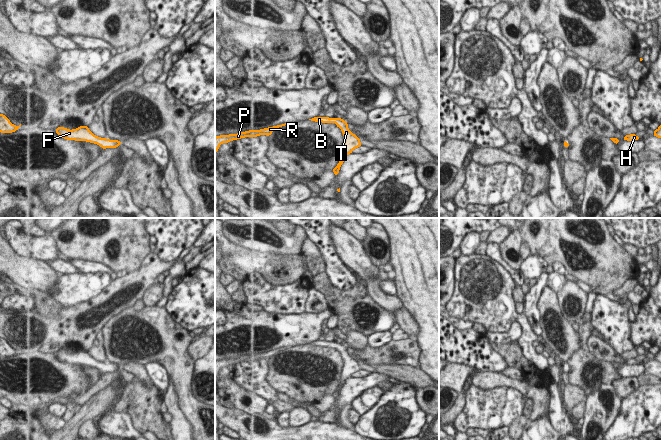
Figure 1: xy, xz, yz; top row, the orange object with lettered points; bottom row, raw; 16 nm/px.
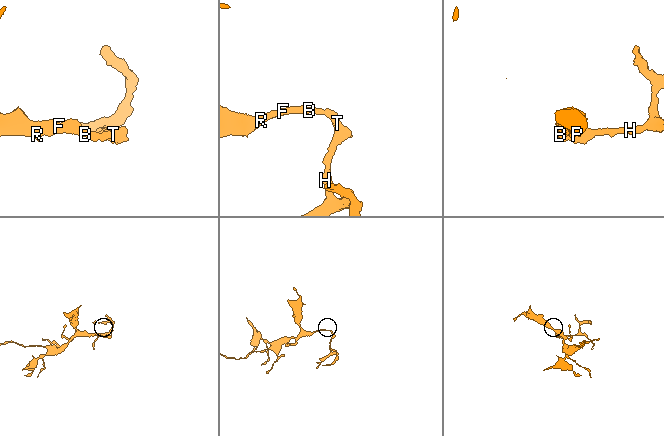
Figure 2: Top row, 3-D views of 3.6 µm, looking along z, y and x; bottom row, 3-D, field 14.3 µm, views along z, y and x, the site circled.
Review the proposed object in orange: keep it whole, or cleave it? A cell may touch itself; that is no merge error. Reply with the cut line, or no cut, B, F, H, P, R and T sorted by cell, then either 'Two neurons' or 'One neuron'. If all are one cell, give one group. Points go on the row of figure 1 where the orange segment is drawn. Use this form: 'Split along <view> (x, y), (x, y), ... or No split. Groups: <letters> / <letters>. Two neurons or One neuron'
No split. Groups: B F H P R T. One neuron.

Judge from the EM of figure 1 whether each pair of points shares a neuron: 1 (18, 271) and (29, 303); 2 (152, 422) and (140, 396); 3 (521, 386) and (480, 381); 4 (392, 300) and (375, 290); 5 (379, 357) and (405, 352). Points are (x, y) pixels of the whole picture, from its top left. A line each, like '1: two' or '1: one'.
1: two
2: one
3: one
4: one
5: one

